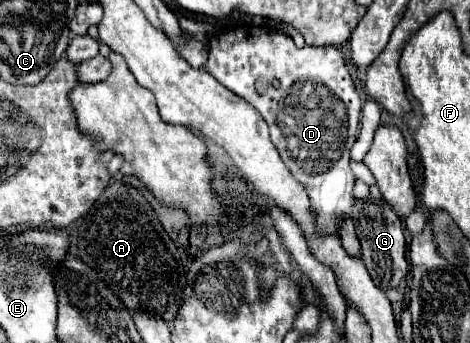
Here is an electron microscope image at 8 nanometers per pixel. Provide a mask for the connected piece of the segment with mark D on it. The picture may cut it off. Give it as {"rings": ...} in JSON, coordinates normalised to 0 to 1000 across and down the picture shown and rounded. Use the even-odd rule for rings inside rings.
{"rings":[[[504,79],[496,90],[466,96],[445,120],[445,178],[432,195],[470,248],[491,259],[500,277],[517,283],[534,312],[543,312],[572,364],[577,411],[589,429],[602,475],[615,487],[623,516],[649,539],[662,598],[674,615],[674,673],[717,679],[717,656],[730,627],[751,609],[751,534],[755,516],[743,487],[743,440],[760,405],[760,364],[768,341],[768,283],[755,259],[747,213],[738,201],[738,166],[730,137],[709,131],[649,131],[632,143],[623,114],[585,79]],[[543,236],[568,236],[568,259],[551,277],[543,265]]]}

